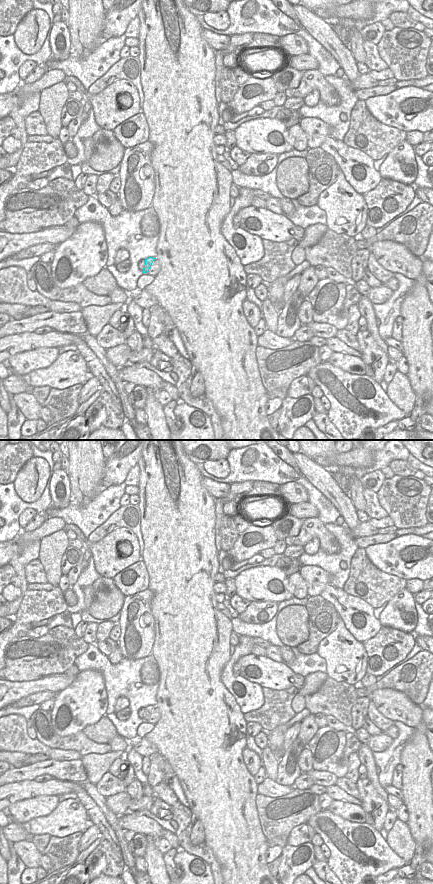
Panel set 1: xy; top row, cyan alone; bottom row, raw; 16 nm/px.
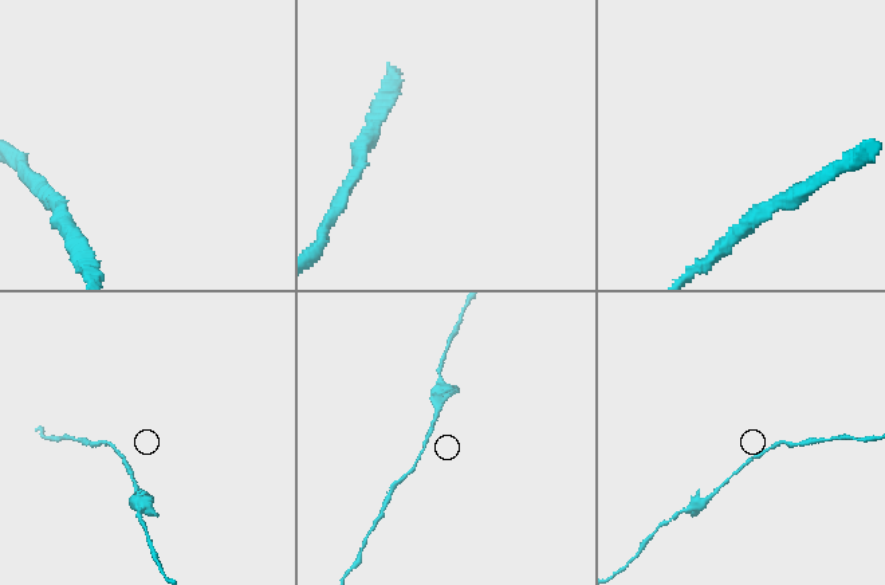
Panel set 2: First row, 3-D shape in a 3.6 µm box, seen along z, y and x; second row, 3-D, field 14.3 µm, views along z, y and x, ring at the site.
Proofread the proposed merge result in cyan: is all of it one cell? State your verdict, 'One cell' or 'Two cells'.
One cell.

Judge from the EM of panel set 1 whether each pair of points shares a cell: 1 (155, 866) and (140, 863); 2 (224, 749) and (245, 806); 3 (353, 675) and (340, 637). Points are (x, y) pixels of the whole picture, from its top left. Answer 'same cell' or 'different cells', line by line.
1: different cells
2: same cell
3: same cell

